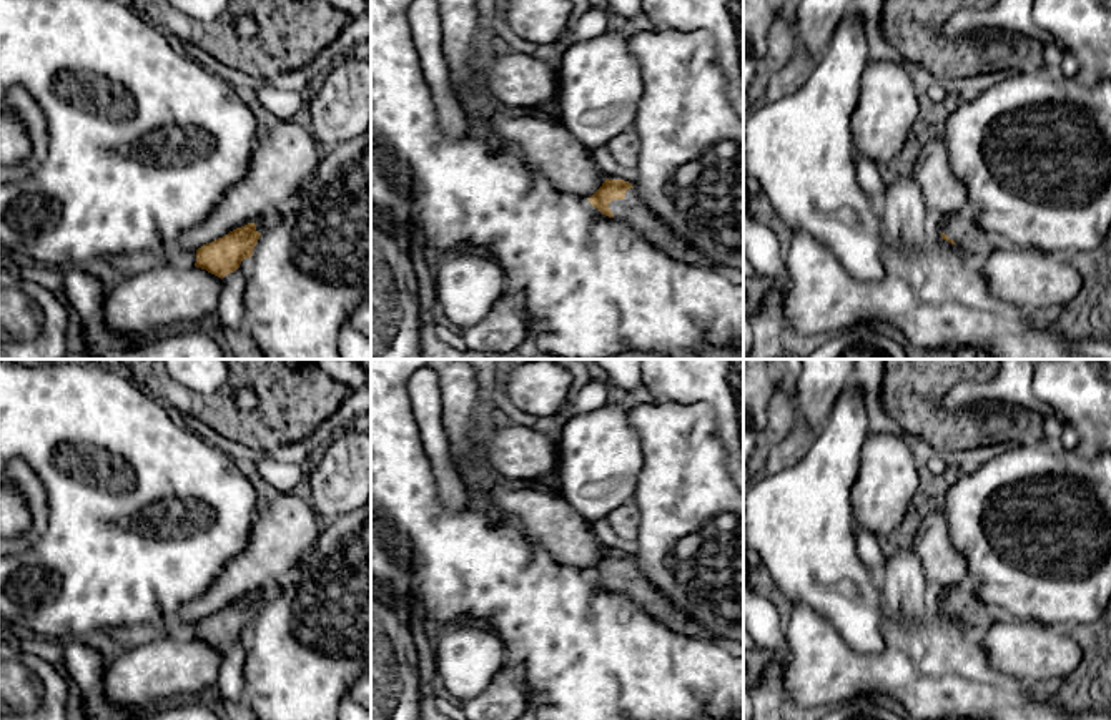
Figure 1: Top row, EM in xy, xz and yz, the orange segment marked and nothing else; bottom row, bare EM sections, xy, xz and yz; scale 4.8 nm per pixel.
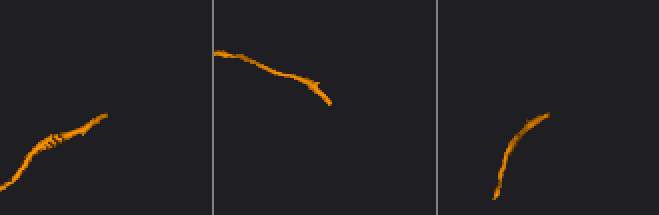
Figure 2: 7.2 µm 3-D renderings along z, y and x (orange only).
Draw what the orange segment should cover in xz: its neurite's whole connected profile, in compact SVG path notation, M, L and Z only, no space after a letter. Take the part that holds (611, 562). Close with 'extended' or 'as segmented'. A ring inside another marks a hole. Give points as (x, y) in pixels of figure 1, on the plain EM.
M607 550L587 572L602 587L627 597L635 605L640 605L649 615L662 622L665 627L695 639L720 642L704 625L689 619L682 609L670 602L639 570L634 555Z; extended

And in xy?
M258 592L203 617L196 622L195 639L206 642L221 652L238 642L248 655L253 647L253 622L264 600L266 597Z; extended

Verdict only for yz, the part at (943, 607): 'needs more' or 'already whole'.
needs more

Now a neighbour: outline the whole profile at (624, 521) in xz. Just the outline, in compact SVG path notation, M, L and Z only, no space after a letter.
M630 501L607 515L612 530L624 540L635 540L639 530L639 509Z

